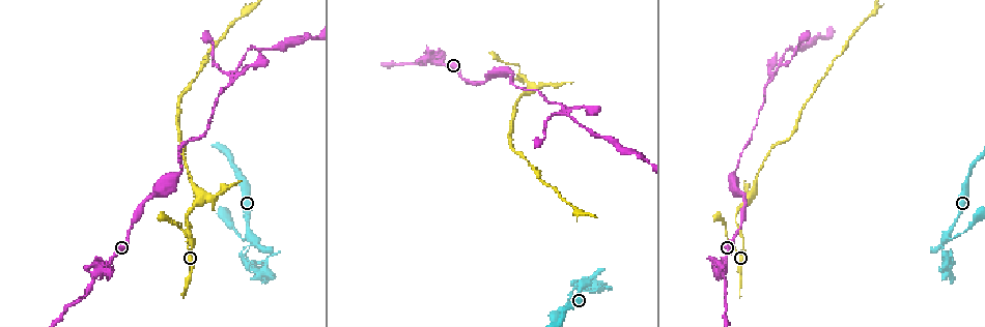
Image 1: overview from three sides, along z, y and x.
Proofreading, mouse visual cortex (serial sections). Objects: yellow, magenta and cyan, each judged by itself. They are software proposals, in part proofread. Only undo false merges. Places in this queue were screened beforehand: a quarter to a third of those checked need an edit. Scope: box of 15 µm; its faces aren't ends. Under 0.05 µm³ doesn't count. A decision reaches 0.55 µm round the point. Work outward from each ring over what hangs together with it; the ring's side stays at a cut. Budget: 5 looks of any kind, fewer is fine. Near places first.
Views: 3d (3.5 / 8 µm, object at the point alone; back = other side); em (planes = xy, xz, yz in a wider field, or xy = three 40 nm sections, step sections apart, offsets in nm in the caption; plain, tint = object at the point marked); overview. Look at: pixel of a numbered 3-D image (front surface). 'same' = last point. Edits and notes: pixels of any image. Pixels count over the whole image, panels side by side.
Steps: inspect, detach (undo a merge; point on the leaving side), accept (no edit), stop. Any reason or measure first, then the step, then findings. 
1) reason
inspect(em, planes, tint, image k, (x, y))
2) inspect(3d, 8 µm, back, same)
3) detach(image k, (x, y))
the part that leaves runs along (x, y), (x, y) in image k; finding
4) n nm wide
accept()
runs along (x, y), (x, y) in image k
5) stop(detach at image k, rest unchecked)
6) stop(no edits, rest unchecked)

inspect(3d, 3.5 µm, back, image 1, (757, 182))

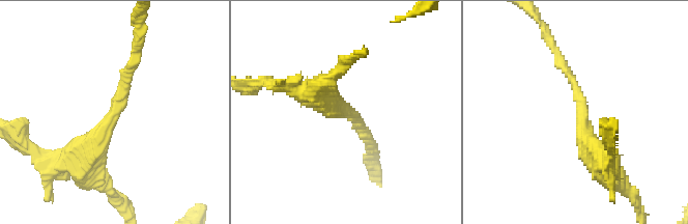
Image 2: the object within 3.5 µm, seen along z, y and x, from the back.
arms of 150, 400 nm; shape alone is not enough
inspect(em, xy, step 2, tint, image 2, (345, 113))

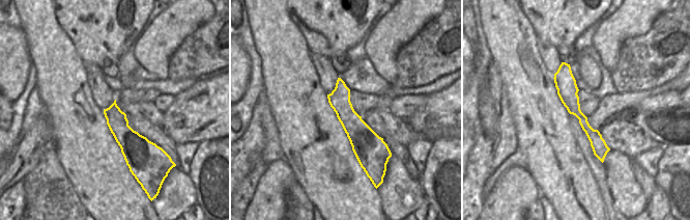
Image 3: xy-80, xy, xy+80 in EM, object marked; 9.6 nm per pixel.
accept()
runs along (564, 65), (568, 95), (601, 157) in image 3; continuous, no second cell

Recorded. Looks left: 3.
four-way junction
inspect(3d, 8 µm, image 1, (566, 109))

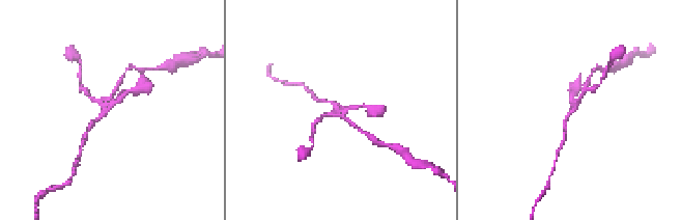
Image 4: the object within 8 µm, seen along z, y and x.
closer look
inspect(3d, 3.5 µm, image 4, (338, 110))

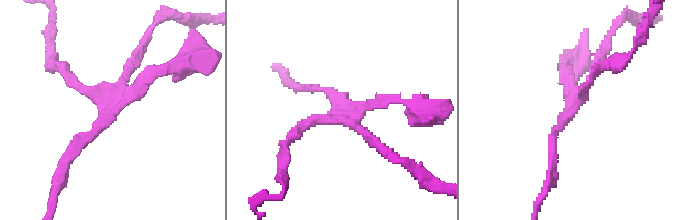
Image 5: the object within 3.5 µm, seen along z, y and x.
4 arms; arms of 100, 150, 150, 150 nm
inspect(em, xy, step 5, tint, image 5, (343, 110))

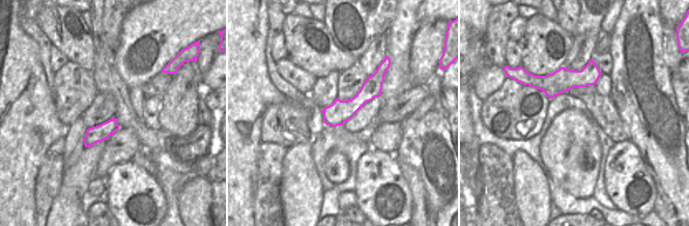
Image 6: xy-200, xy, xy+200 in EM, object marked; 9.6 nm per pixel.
accept()
runs along (378, 72), (352, 106), (326, 120) in image 6; one cell here

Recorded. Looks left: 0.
stop(no edits, rest unchecked)

